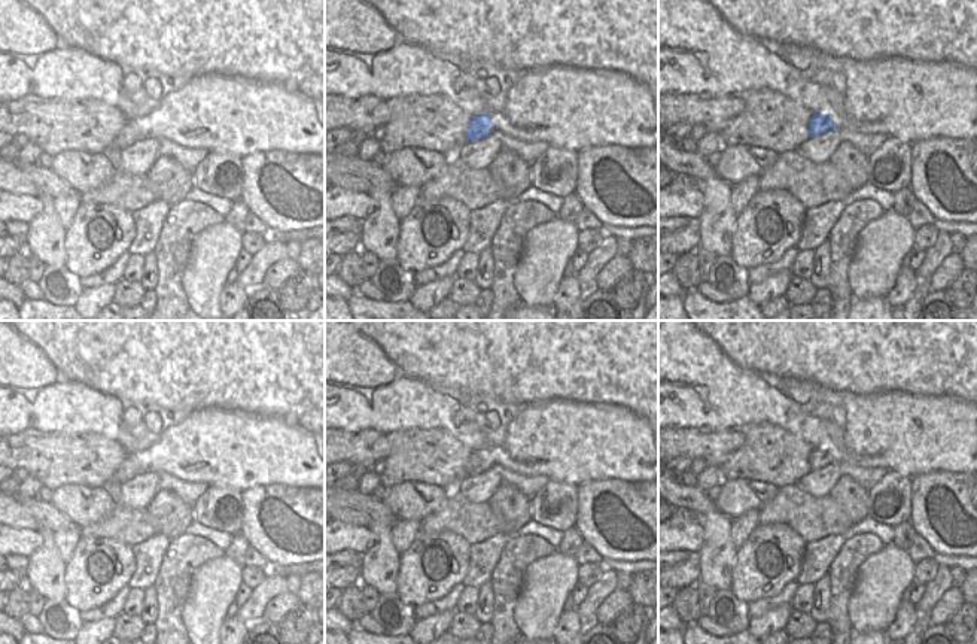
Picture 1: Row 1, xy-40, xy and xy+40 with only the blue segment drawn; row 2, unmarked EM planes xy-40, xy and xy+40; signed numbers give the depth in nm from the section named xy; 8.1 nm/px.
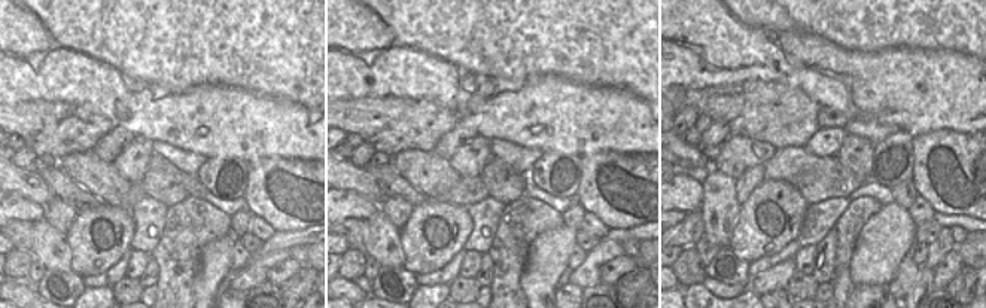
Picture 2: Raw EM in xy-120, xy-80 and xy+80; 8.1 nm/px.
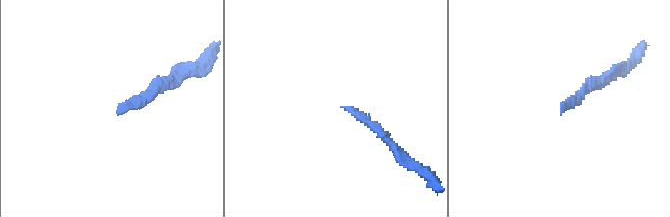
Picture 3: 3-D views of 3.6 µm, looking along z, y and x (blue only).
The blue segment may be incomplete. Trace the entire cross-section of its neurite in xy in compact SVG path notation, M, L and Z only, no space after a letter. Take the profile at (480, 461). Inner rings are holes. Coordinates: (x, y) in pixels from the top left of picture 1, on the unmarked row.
M490 449L471 450L469 464L466 467L468 476L481 474L494 465Z

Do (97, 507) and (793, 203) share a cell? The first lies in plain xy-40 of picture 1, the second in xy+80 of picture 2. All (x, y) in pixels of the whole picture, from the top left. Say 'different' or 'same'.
different

